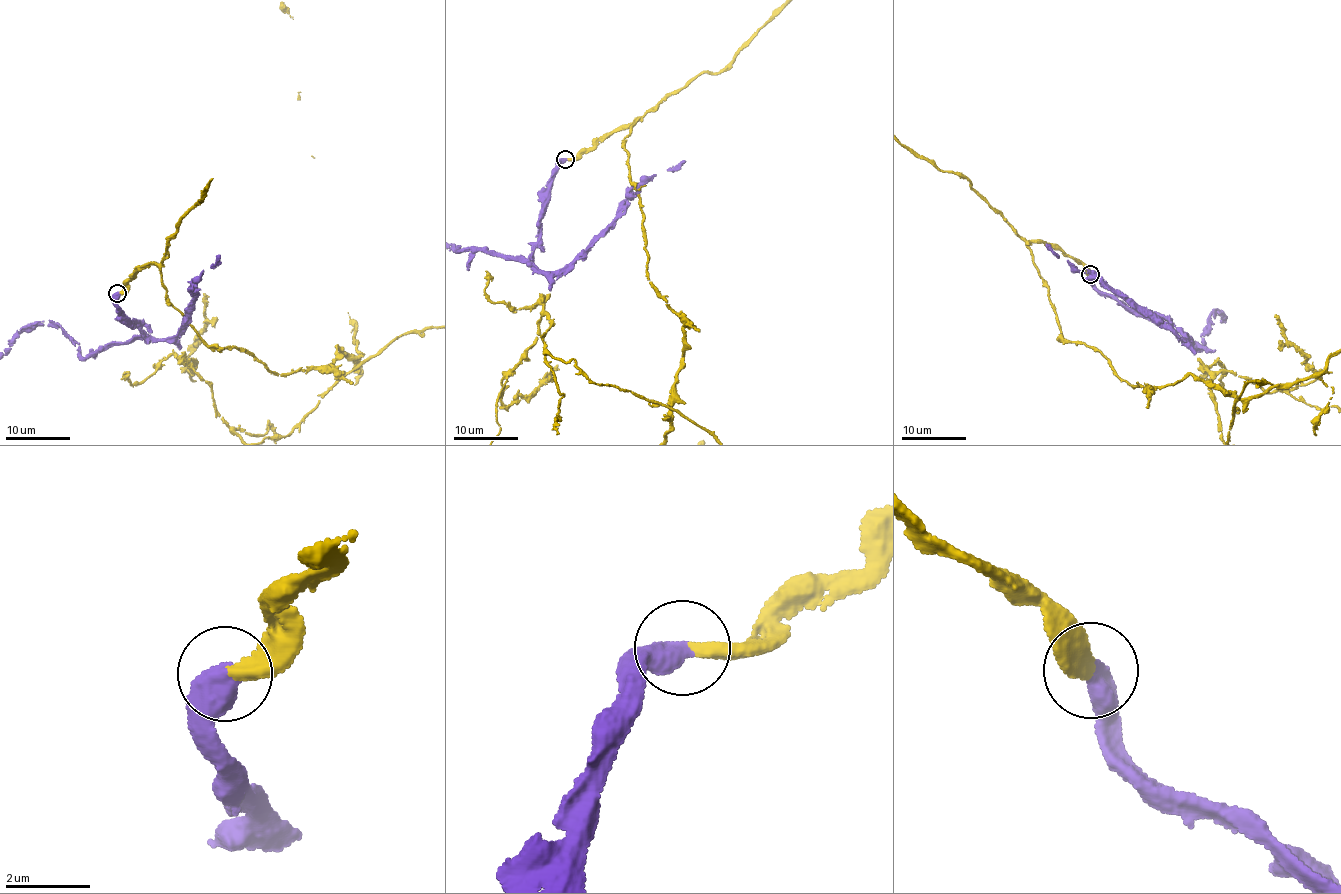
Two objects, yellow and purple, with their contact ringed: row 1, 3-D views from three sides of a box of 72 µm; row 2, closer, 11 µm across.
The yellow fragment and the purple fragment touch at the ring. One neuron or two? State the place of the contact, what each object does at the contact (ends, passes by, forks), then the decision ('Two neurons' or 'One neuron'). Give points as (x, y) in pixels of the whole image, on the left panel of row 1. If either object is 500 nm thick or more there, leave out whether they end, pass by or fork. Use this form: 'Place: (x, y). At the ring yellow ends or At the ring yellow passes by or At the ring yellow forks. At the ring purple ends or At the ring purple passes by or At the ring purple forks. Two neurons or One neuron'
Place: (117, 293). One neuron

